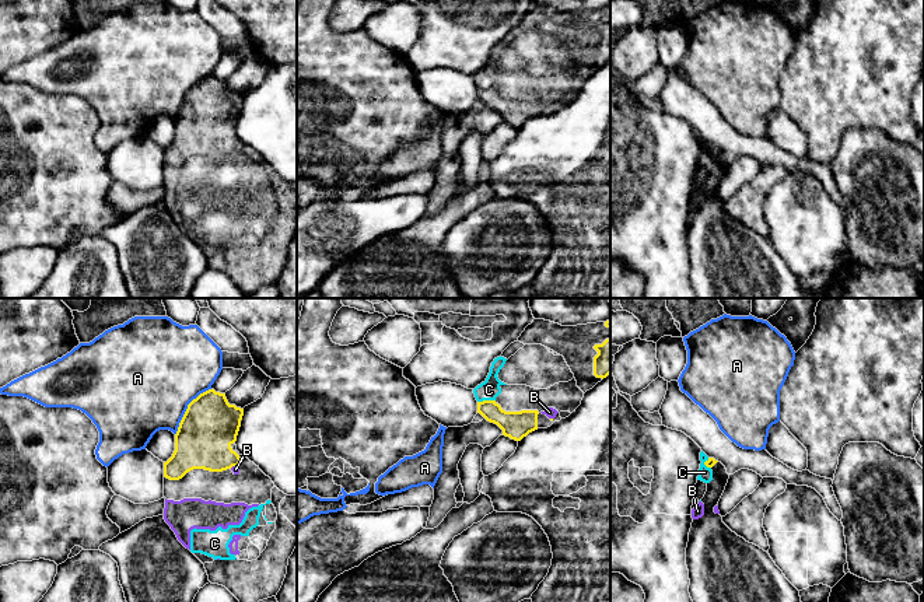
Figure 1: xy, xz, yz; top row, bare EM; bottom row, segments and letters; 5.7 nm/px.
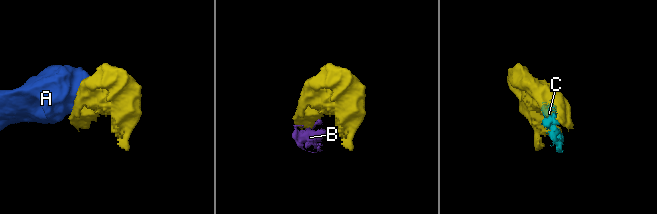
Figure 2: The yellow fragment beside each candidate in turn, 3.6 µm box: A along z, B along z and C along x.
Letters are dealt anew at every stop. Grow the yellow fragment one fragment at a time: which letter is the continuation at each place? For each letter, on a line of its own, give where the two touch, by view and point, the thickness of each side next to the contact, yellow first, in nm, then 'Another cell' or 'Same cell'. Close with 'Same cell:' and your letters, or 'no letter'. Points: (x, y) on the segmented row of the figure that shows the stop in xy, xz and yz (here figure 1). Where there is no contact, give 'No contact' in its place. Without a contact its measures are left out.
A: Touches yellow at xy (186, 409). Thickness 320 nm (yellow) against 480 nm. Another cell
B: Touches yellow at xy (233, 465). Thickness 320 nm (yellow) against 50 nm. Same cell
C: Touches yellow at xz (486, 401). Thickness 160 nm (yellow) against 120 nm. Same cell
Same cell: B, C

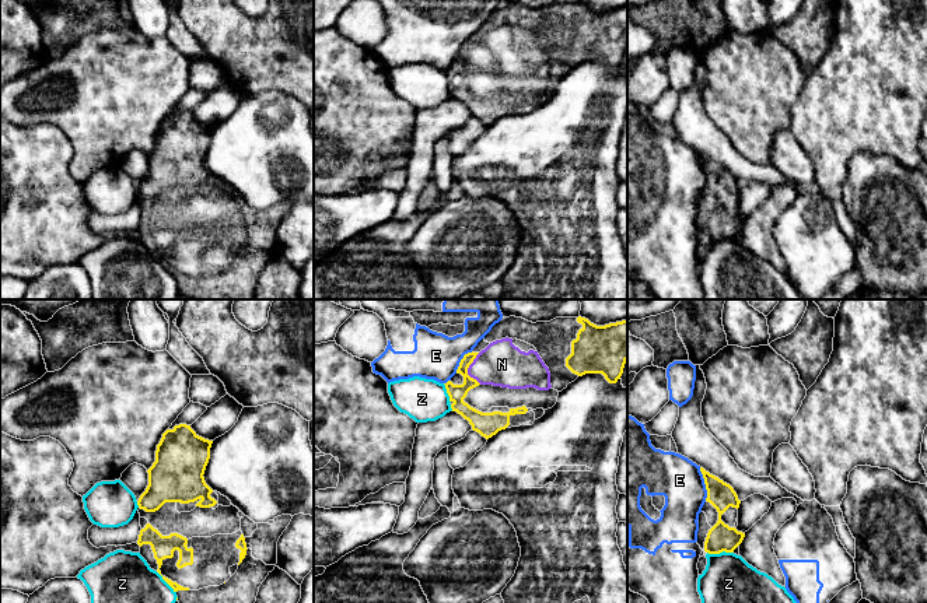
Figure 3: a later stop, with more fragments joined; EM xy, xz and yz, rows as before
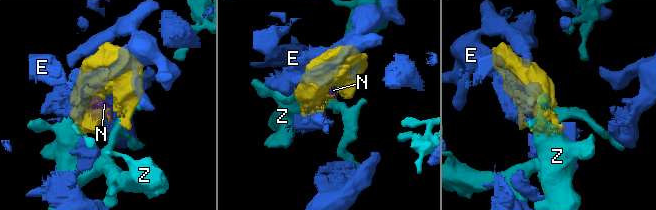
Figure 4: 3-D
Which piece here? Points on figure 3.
E: Touches yellow at yz (705, 483). Thickness 160 nm (yellow) against 260 nm. Another cell
N: Touches yellow at xz (467, 370). Thickness 100 nm (yellow) against 260 nm. Same cell
Z: Touches yellow at yz (720, 551). Thickness 160 nm (yellow) against 280 nm. Another cell
Same cell: N

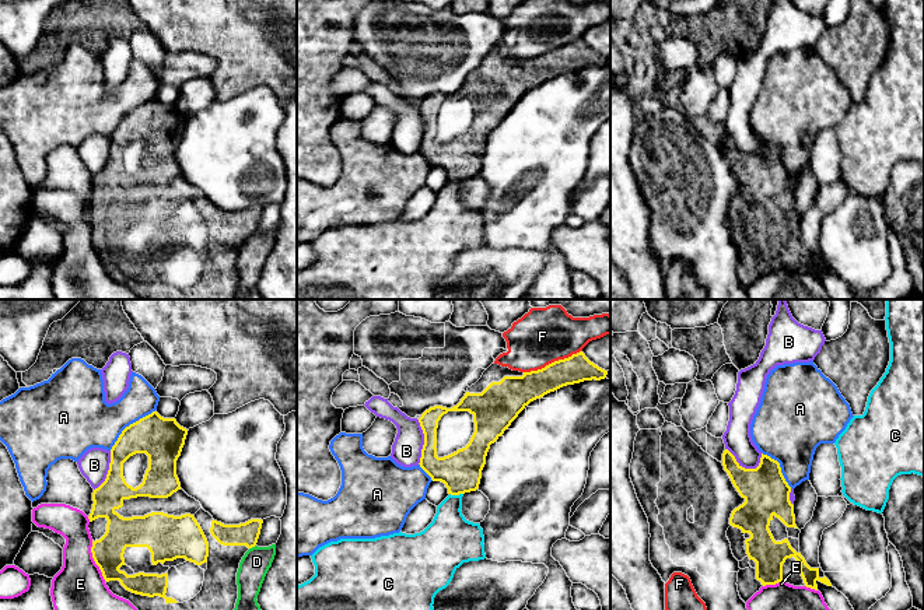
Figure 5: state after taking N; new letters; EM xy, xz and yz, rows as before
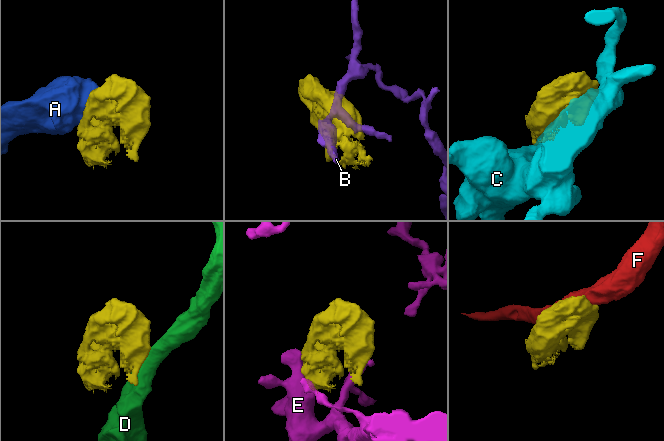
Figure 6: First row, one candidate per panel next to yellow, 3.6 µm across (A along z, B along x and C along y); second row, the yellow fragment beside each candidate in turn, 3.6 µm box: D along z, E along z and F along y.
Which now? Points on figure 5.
A: Touches yellow at xy (130, 424). Thickness 240 nm (yellow) against 300 nm. Another cell
B: Touches yellow at yz (741, 466). Thickness 260 nm (yellow) against 160 nm. Another cell
C: Touches yellow at xz (457, 494). Thickness 240 nm (yellow) against 280 nm. Another cell
D: Touches yellow at xy (252, 546). Thickness 130 nm (yellow) against 160 nm. Another cell
E: Touches yellow at xy (94, 560). Thickness 180 nm (yellow) against 280 nm. Another cell
F: Touches yellow at xz (552, 363). Thickness 180 nm (yellow) against 320 nm. Another cell
Same cell: no letter

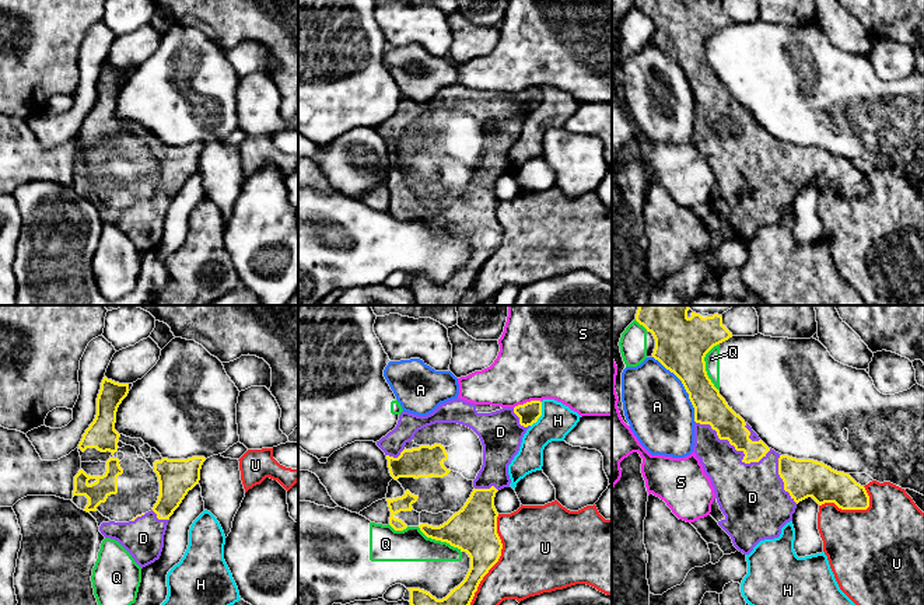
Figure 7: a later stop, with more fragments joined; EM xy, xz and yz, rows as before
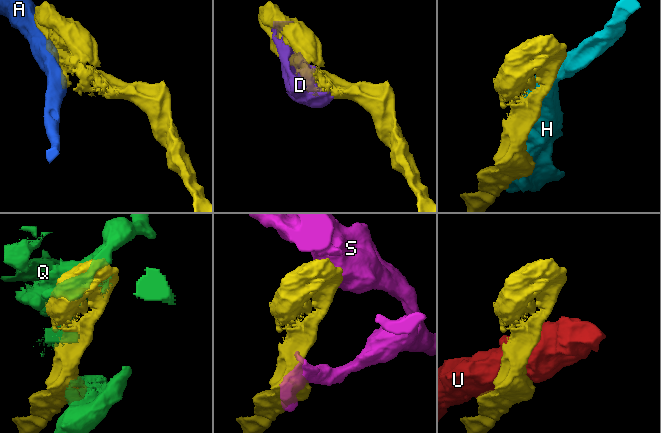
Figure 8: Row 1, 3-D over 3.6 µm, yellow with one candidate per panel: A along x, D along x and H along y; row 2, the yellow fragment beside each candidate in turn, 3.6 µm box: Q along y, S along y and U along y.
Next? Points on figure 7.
A: Touches yellow at yz (685, 388). Thickness 300 nm (yellow) against 380 nm. Another cell
D: Touches yellow at yz (735, 448). Thickness 170 nm (yellow) against 320 nm. Same cell
H: Touches yellow at xz (541, 415). Thickness 120 nm (yellow) against 190 nm. Another cell
Q: Touches yellow at yz (704, 366). Thickness 300 nm (yellow) against 90 nm. Another cell
S: Touches yellow at xz (527, 402). Thickness 120 nm (yellow) against 460 nm. Another cell
U: Touches yellow at xz (499, 558). Thickness 280 nm (yellow) against 460 nm. Another cell
Same cell: D

